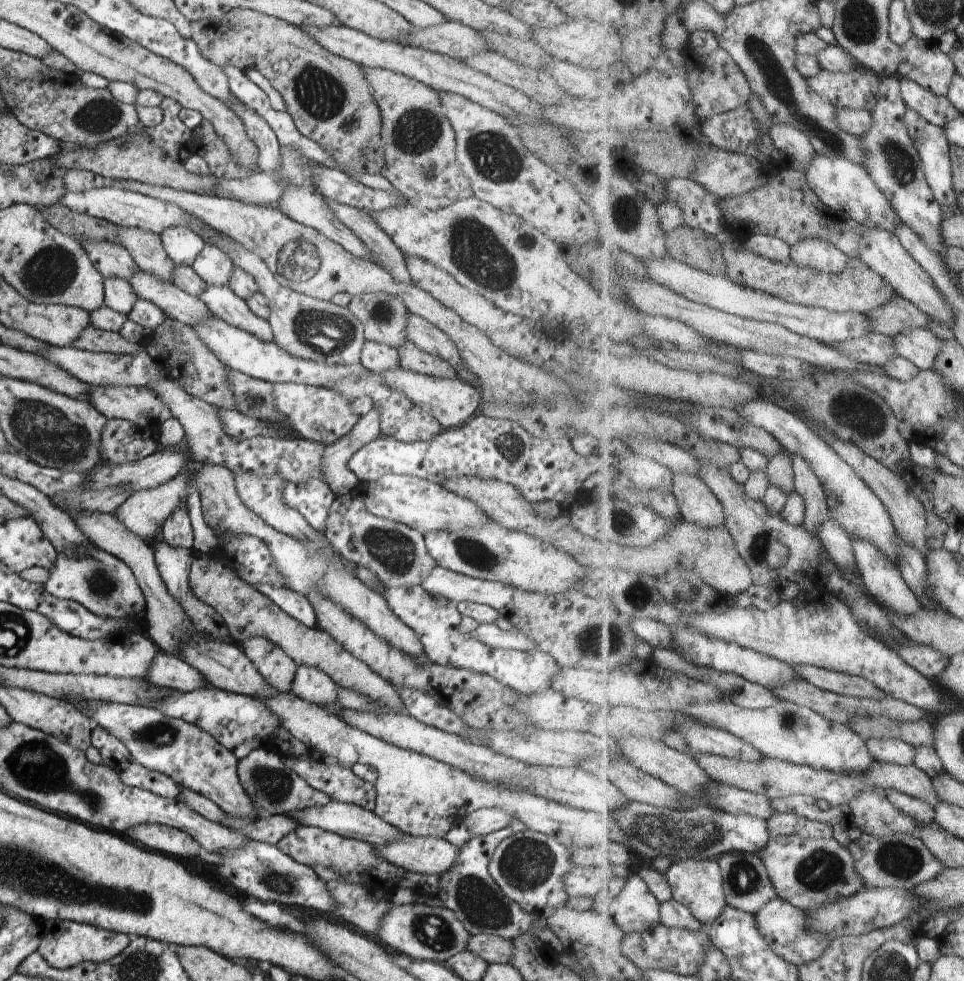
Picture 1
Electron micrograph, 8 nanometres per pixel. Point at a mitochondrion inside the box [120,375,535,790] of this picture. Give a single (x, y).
(396, 551)

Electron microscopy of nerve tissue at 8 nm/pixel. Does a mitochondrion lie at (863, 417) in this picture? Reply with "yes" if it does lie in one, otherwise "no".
yes

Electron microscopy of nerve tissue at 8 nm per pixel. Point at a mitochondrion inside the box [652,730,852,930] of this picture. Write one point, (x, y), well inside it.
(821, 869)

